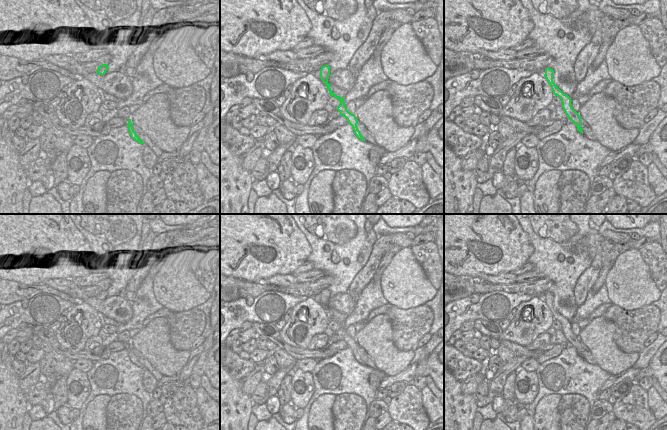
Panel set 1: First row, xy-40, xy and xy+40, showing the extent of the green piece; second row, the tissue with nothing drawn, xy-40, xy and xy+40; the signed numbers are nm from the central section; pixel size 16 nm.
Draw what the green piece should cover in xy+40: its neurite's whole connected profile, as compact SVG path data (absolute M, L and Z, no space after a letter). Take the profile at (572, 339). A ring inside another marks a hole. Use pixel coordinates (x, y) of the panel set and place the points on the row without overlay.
M546 292L545 293L545 298L544 301L548 305L549 309L551 310L551 313L553 315L553 318L558 320L561 323L562 326L562 332L567 339L568 343L572 345L576 351L577 354L583 358L582 352L581 352L581 341L580 339L572 332L571 328L571 322L564 318L553 306L553 298L554 295L551 292Z

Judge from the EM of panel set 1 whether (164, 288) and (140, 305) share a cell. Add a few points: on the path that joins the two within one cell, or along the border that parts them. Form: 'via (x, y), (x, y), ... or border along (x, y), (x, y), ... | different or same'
border along (156, 271), (156, 292), (163, 306) | different

